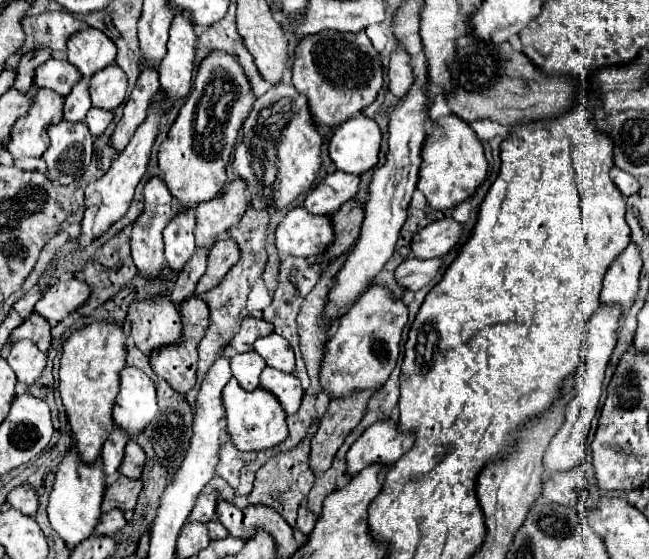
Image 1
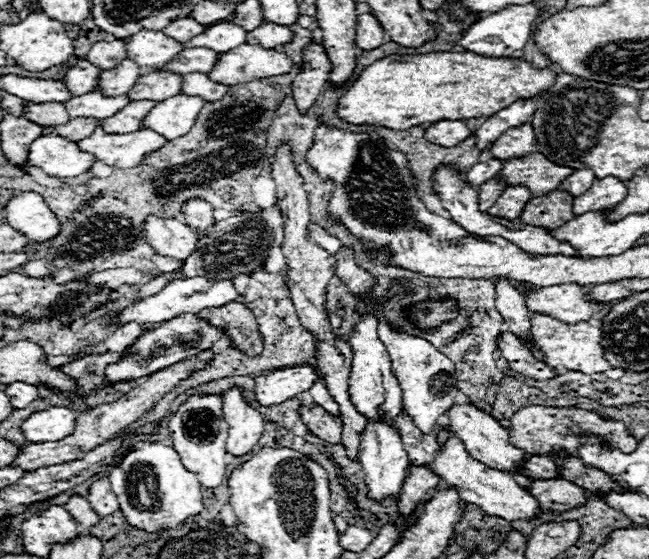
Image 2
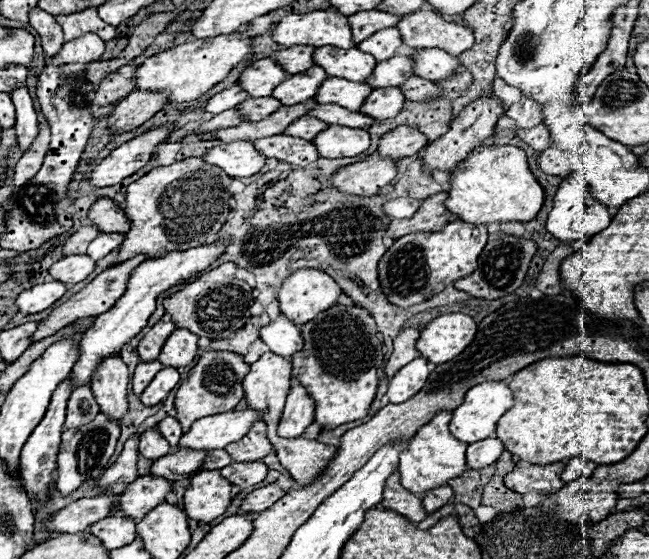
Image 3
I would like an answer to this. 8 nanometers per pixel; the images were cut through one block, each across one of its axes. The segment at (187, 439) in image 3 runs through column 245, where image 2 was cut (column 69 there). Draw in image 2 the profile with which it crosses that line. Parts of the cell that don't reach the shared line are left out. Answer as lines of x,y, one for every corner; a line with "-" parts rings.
52,406
42,412
34,412
24,424
24,436
28,442
42,444
42,442
56,442
70,436
76,428
78,414
68,408

